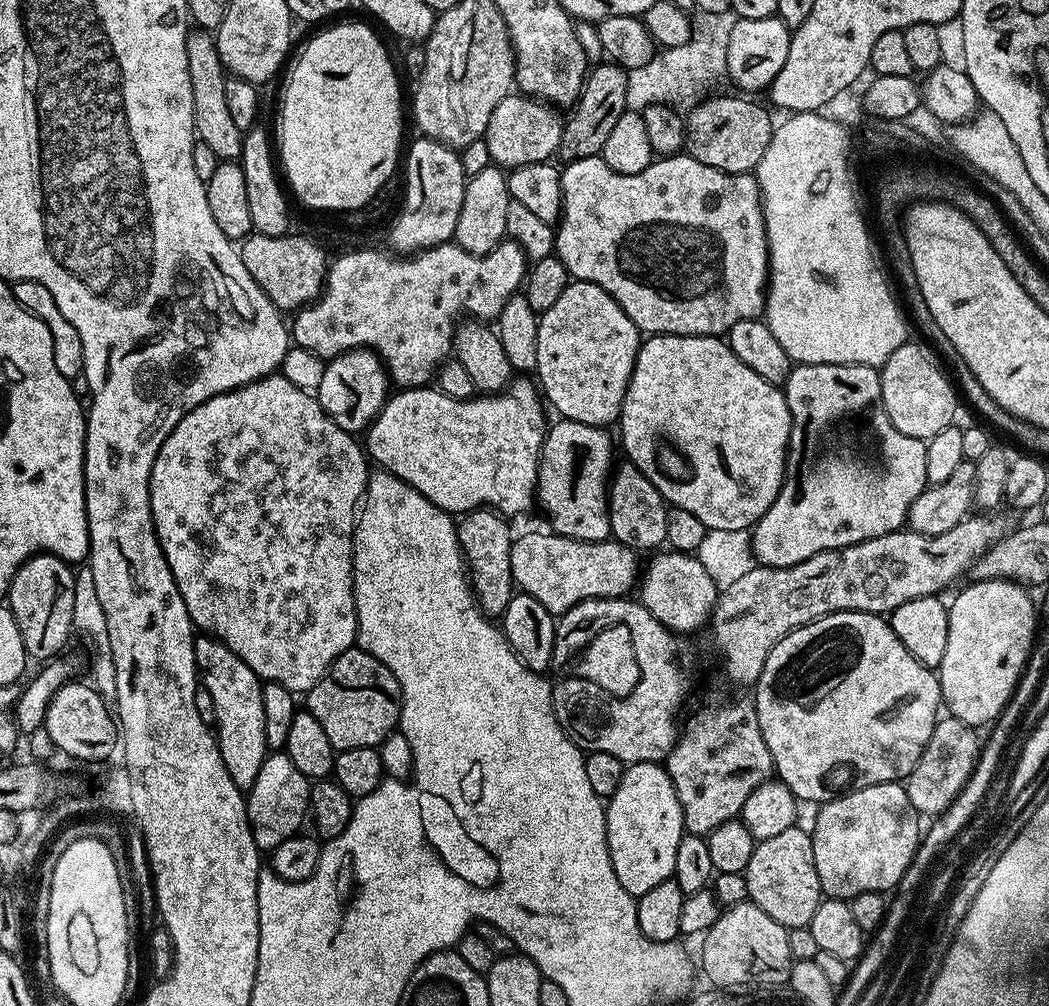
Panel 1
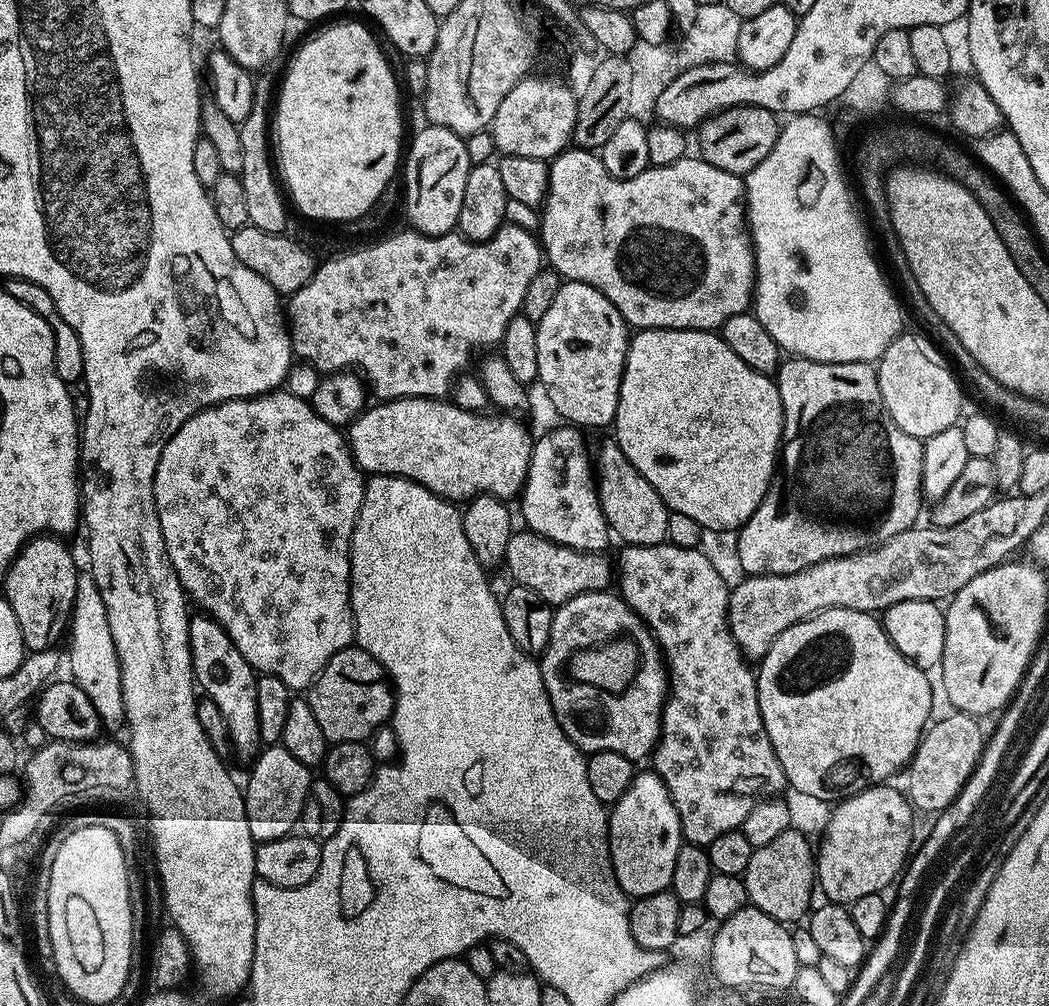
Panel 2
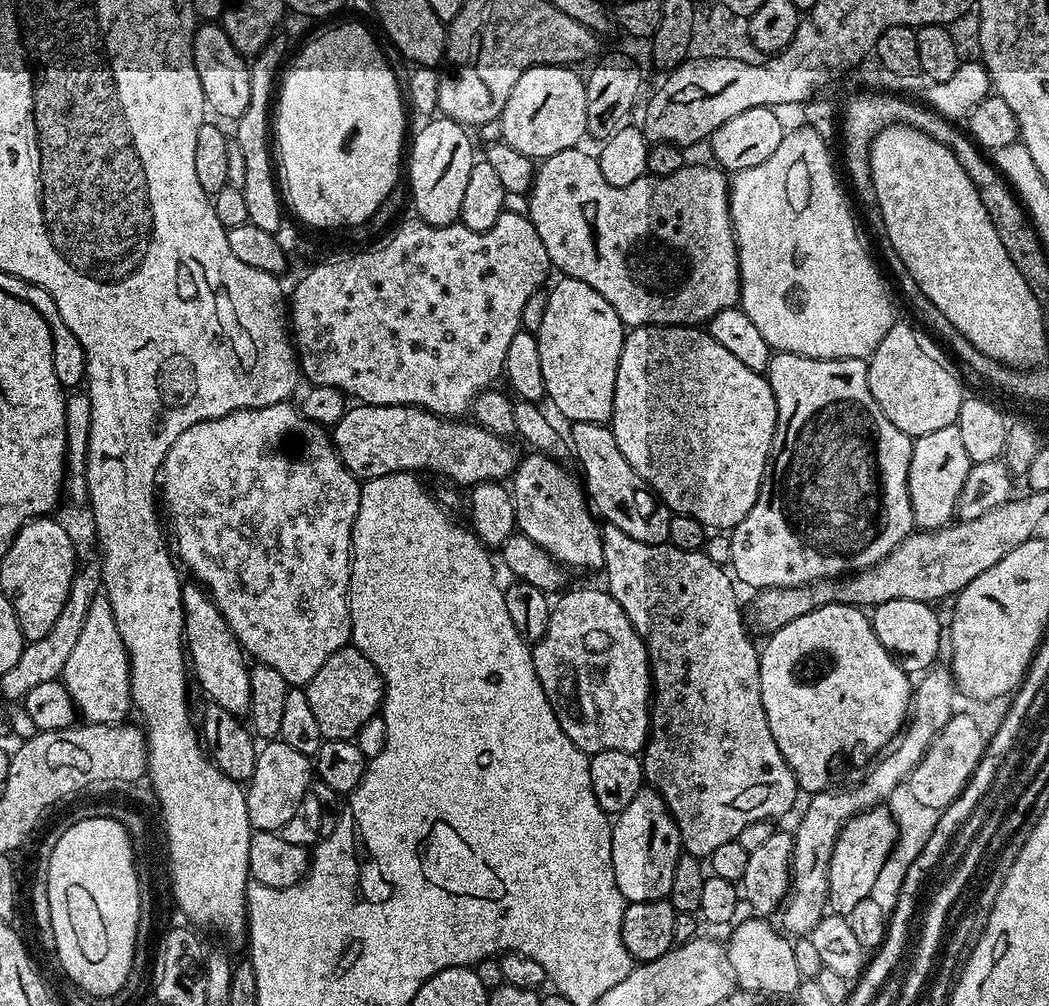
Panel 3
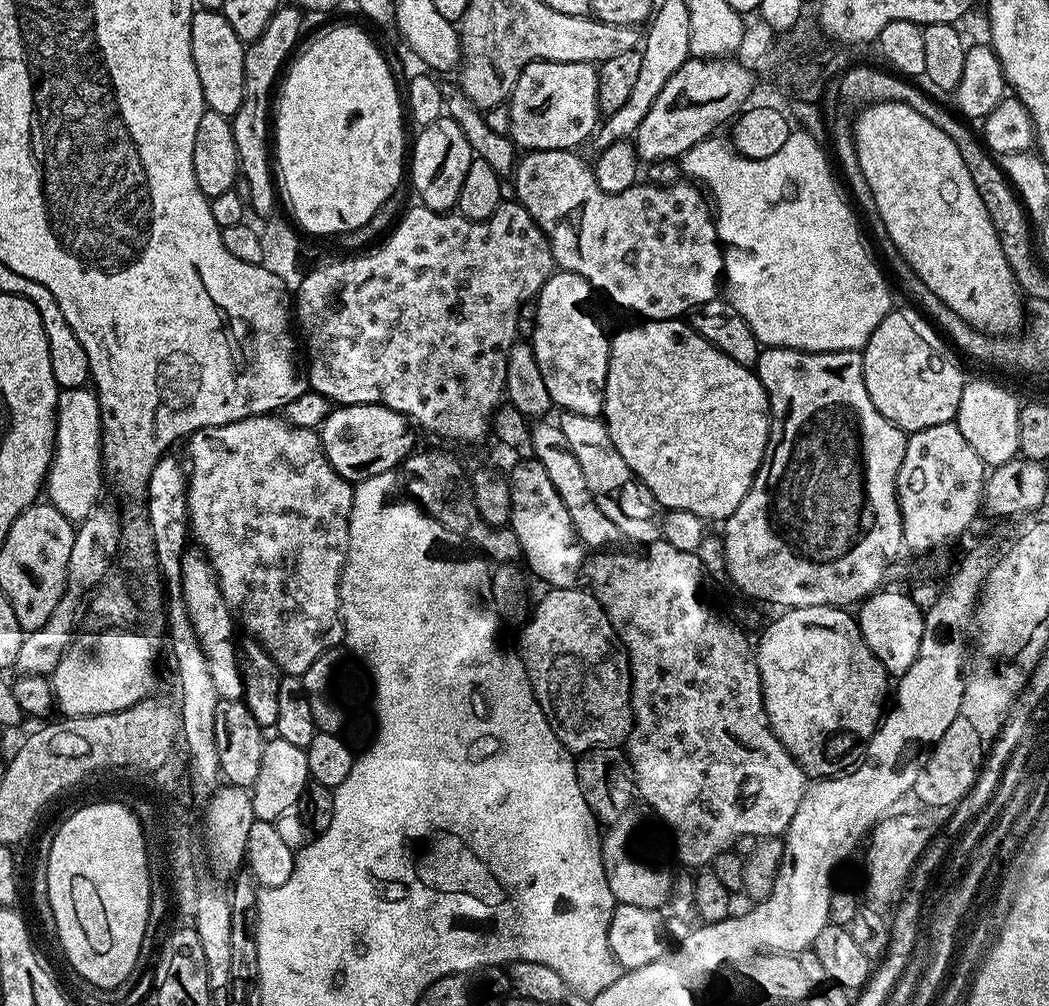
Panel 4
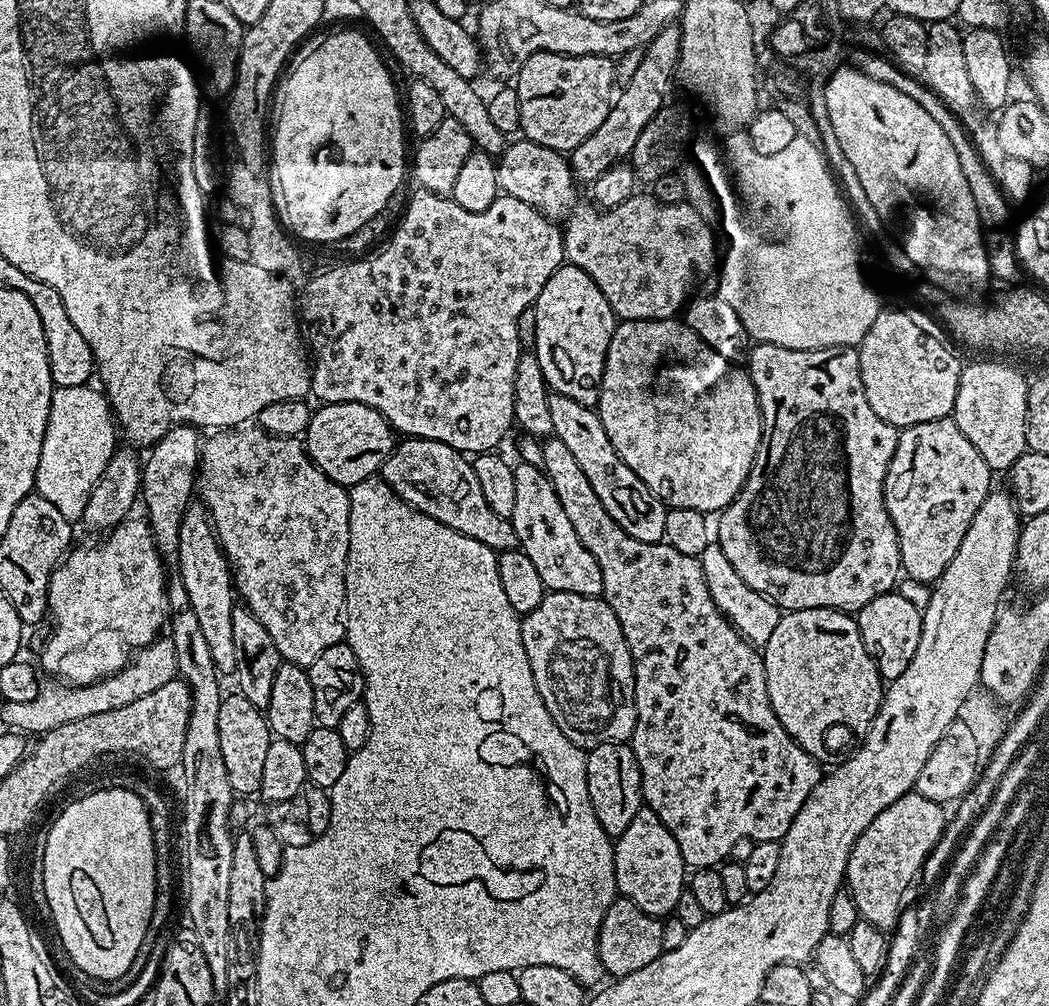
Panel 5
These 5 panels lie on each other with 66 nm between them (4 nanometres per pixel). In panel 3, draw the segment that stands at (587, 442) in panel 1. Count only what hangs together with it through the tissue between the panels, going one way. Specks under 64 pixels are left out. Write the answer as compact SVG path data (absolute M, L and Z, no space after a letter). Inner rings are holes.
M529 451L527 455L525 460L523 457L517 463L510 477L510 491L519 535L530 538L530 542L538 542L542 550L546 550L569 569L603 569L602 528L590 507L581 481L577 477L575 480L559 460L534 451Z

